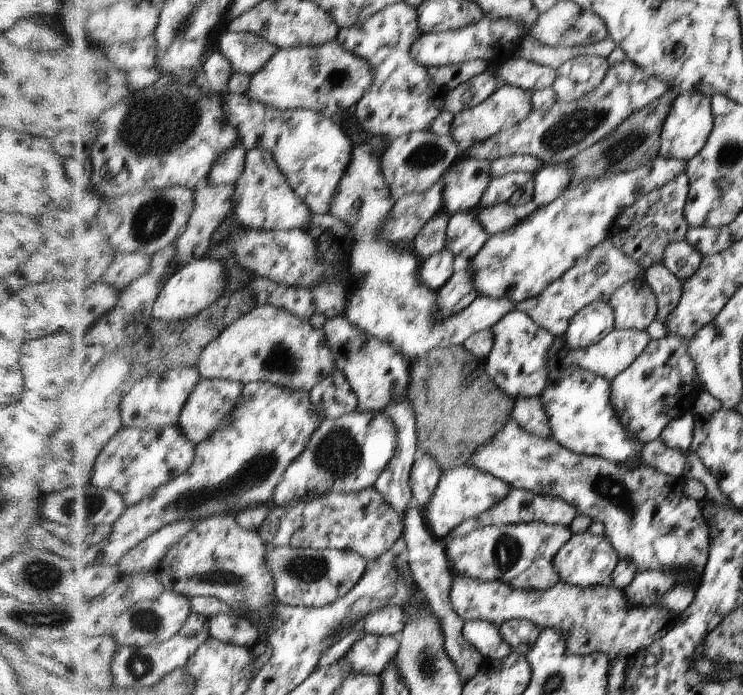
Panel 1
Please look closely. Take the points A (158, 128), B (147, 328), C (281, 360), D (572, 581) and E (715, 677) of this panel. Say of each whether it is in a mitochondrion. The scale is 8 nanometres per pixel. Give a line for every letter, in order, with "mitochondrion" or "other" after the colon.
A: mitochondrion
B: other
C: mitochondrion
D: other
E: other

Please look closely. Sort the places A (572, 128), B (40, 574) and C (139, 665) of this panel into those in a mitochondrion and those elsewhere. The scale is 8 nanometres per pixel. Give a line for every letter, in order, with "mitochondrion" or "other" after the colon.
A: mitochondrion
B: mitochondrion
C: mitochondrion

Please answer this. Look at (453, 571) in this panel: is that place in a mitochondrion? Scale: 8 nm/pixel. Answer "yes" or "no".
no

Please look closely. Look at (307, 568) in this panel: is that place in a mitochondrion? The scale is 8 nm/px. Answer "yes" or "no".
yes

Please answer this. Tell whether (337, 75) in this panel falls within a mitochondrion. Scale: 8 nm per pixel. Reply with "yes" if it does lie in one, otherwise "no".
yes

